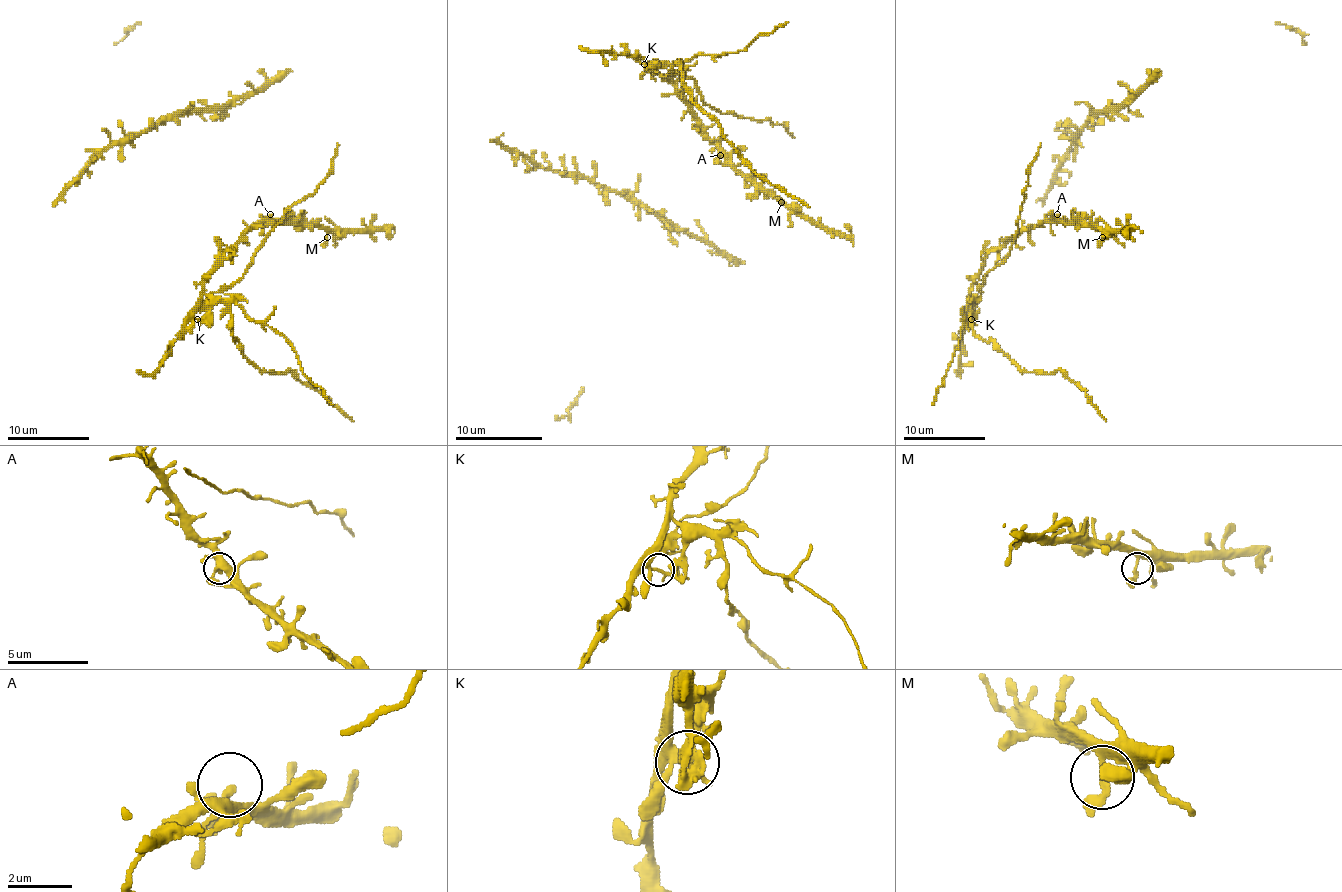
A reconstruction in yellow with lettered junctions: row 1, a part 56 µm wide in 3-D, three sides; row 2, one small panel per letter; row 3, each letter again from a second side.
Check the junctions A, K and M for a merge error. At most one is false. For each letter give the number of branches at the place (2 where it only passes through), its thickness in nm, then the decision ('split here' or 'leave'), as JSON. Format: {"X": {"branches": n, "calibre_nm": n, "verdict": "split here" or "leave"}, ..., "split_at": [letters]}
{"A": {"branches": 3, "calibre_nm": 180, "verdict": "leave"}, "K": {"branches": 3, "calibre_nm": 170, "verdict": "split here"}, "M": {"branches": 3, "calibre_nm": 200, "verdict": "leave"}, "split_at": ["K"]}

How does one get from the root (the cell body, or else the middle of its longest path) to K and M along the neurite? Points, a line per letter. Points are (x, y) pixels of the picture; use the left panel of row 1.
K: (263, 216), (267, 218), (255, 225), (231, 247), (208, 276), (200, 306), (194, 315), (198, 319)
M: (263, 216), (267, 220), (317, 223), (327, 237)

